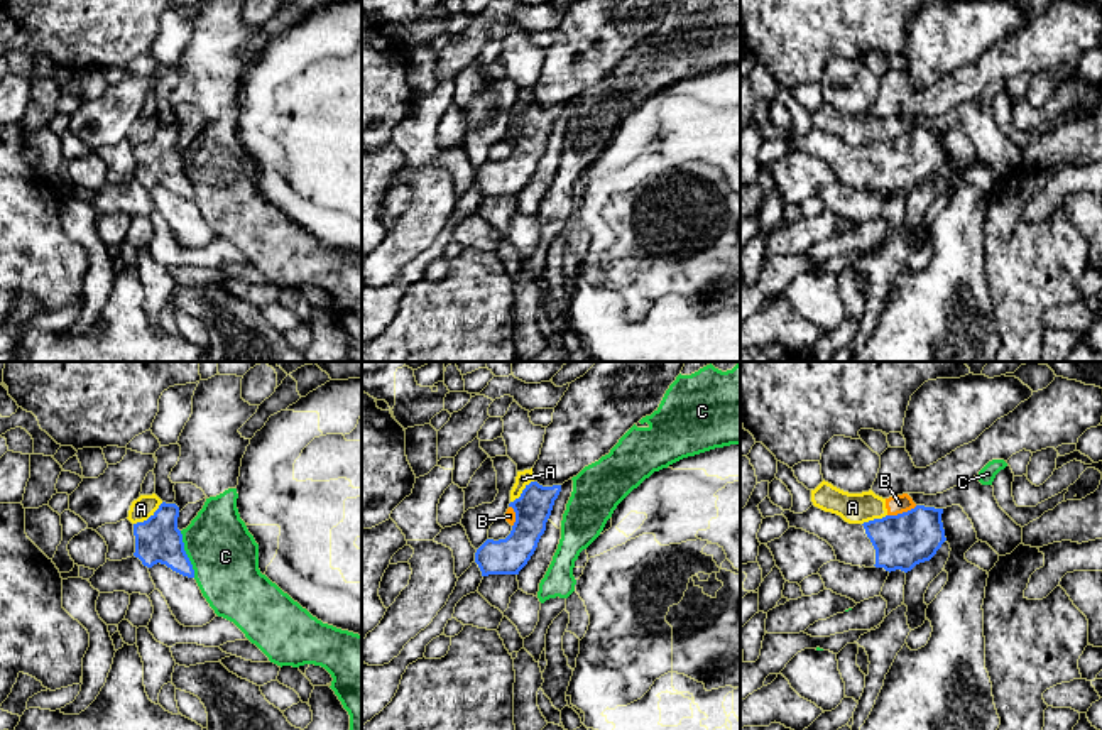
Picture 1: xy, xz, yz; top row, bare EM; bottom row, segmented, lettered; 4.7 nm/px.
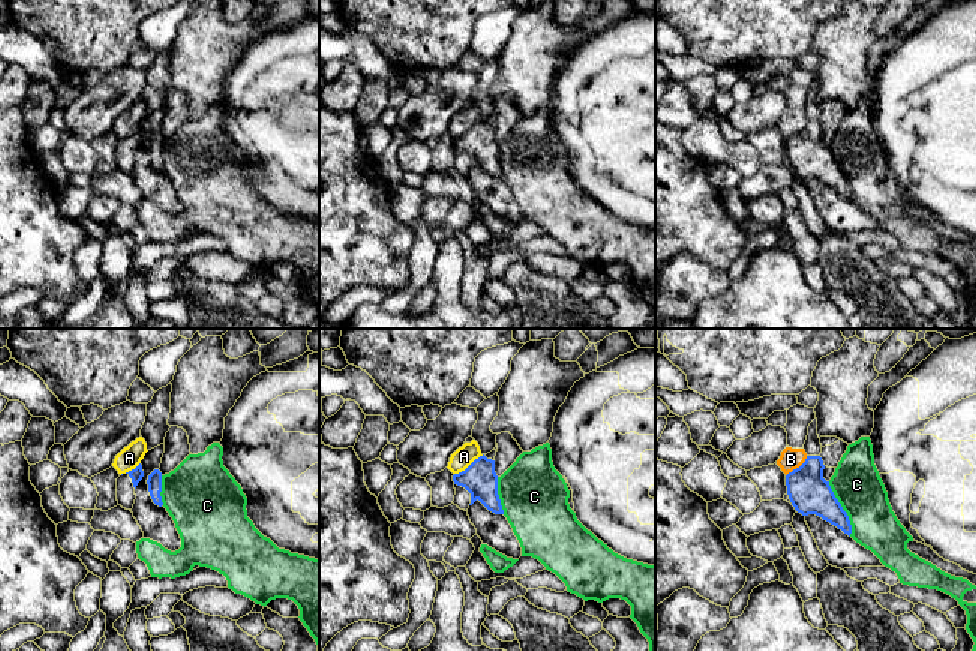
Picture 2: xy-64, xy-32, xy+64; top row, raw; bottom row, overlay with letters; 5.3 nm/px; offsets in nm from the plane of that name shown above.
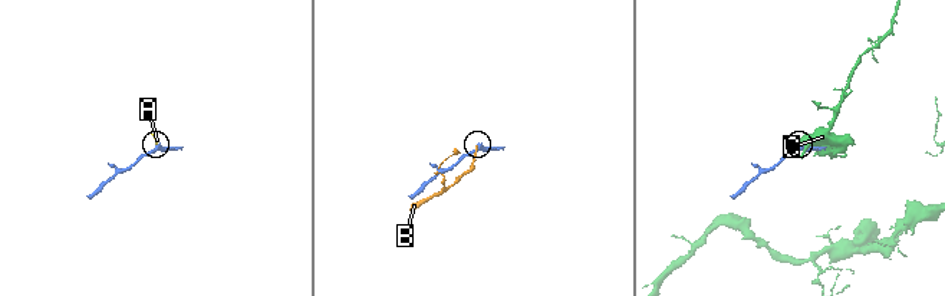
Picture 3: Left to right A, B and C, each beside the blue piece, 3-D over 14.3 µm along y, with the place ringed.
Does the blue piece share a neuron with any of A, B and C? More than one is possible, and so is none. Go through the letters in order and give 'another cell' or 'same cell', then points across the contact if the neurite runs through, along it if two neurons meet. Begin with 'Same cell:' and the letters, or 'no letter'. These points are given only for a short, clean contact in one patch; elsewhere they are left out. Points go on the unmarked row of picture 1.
Same cell: no letter
A: another cell; border xy (163, 124), (146, 141), (134, 146)
B: another cell; border yz (916, 127), (888, 137)
C: another cell

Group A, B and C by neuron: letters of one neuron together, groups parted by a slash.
A B / C

